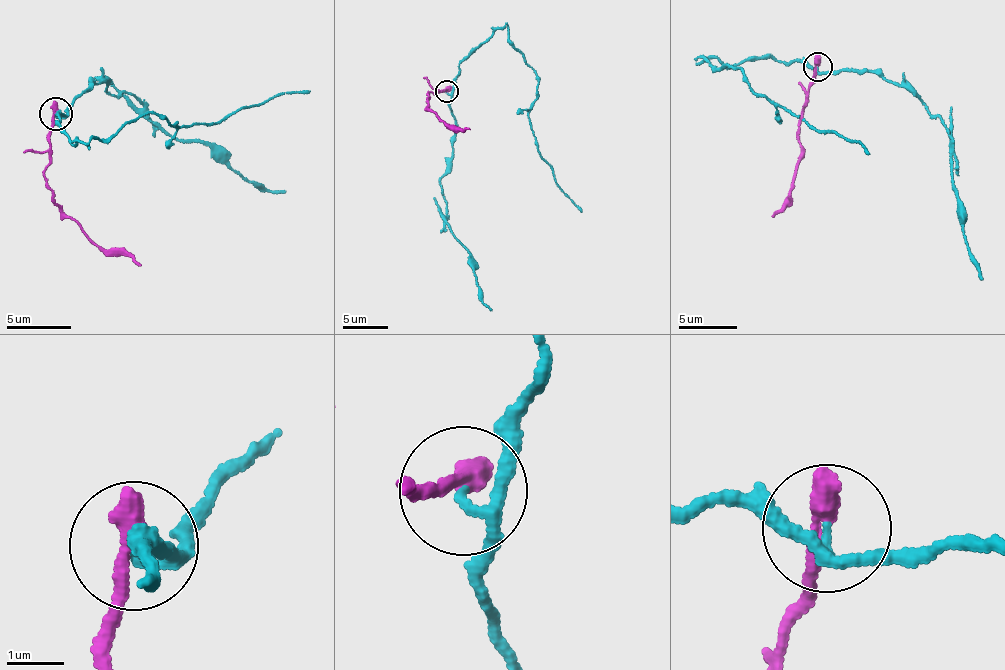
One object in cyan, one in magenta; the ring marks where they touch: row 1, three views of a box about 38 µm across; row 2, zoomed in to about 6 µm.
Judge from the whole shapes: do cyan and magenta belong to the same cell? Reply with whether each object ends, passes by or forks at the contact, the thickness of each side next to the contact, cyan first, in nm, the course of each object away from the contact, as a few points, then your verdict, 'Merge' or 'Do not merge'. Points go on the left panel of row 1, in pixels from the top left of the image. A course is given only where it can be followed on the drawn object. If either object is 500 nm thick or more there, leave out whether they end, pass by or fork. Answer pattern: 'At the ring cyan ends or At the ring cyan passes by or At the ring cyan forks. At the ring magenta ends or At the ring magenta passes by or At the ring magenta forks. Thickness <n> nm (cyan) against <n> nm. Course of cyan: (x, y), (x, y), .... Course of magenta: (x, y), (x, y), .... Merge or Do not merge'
At the ring cyan passes by. At the ring magenta ends. Thickness 120 nm (cyan) against 420 nm. Course of cyan: (57, 114), (53, 126), (87, 144), (151, 113), (177, 126), (215, 122), (280, 94), (309, 93). Course of magenta: (54, 114), (51, 163), (46, 171), (50, 200), (103, 248), (134, 255), (140, 265). Do not merge

